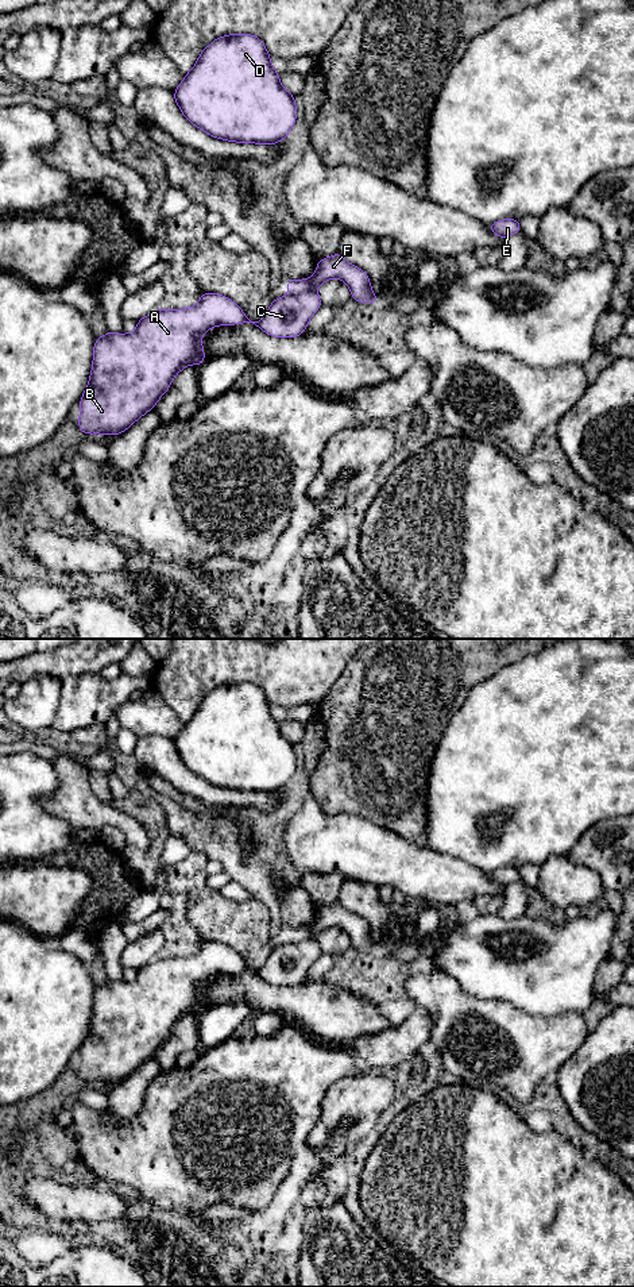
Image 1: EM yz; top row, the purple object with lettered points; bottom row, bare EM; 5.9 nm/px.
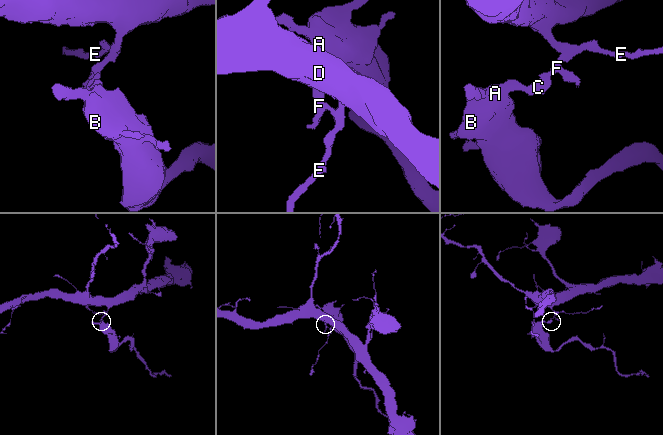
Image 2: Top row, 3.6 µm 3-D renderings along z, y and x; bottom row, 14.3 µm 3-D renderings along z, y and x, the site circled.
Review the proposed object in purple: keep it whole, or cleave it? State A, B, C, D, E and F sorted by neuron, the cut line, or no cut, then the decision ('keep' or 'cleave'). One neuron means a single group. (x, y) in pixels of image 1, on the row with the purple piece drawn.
A B C / D E F | yz (314, 289), (290, 295) | cleave

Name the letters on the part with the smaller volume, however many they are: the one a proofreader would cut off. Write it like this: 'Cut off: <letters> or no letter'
Cut off: A, B, C

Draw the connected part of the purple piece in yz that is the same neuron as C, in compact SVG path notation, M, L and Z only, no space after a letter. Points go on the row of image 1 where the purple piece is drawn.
M316 290L289 294L272 300L262 320L251 321L231 298L217 293L204 293L197 305L188 309L155 309L138 320L131 334L108 331L97 338L93 348L90 378L80 400L78 427L85 435L120 435L169 390L174 377L188 365L202 365L206 359L201 336L216 325L254 323L275 338L297 338L320 309L321 298Z

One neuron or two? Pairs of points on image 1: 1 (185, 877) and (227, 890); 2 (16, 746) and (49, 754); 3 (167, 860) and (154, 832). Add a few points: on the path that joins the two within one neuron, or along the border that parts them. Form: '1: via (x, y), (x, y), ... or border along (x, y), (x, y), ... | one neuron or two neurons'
1: border along (217, 890), (235, 901), (248, 902) | two neurons
2: via (24, 746), (41, 746) | one neuron
3: border along (169, 836), (162, 851), (155, 881) | two neurons

